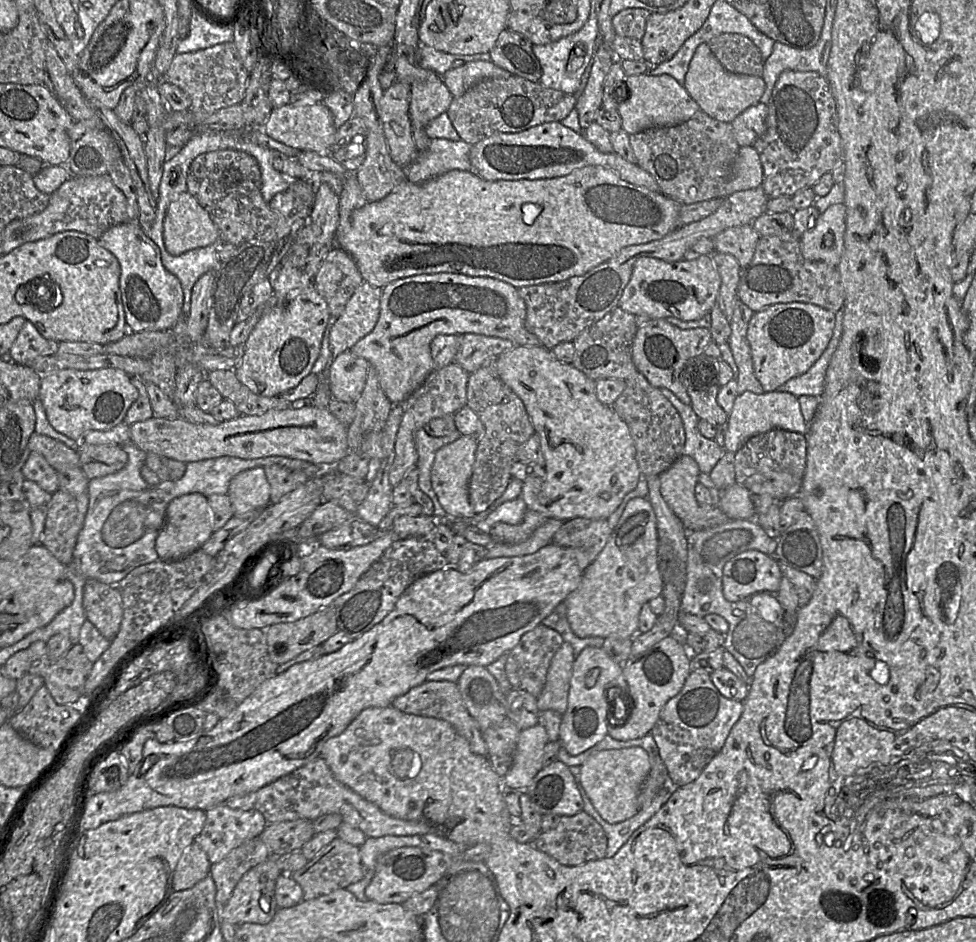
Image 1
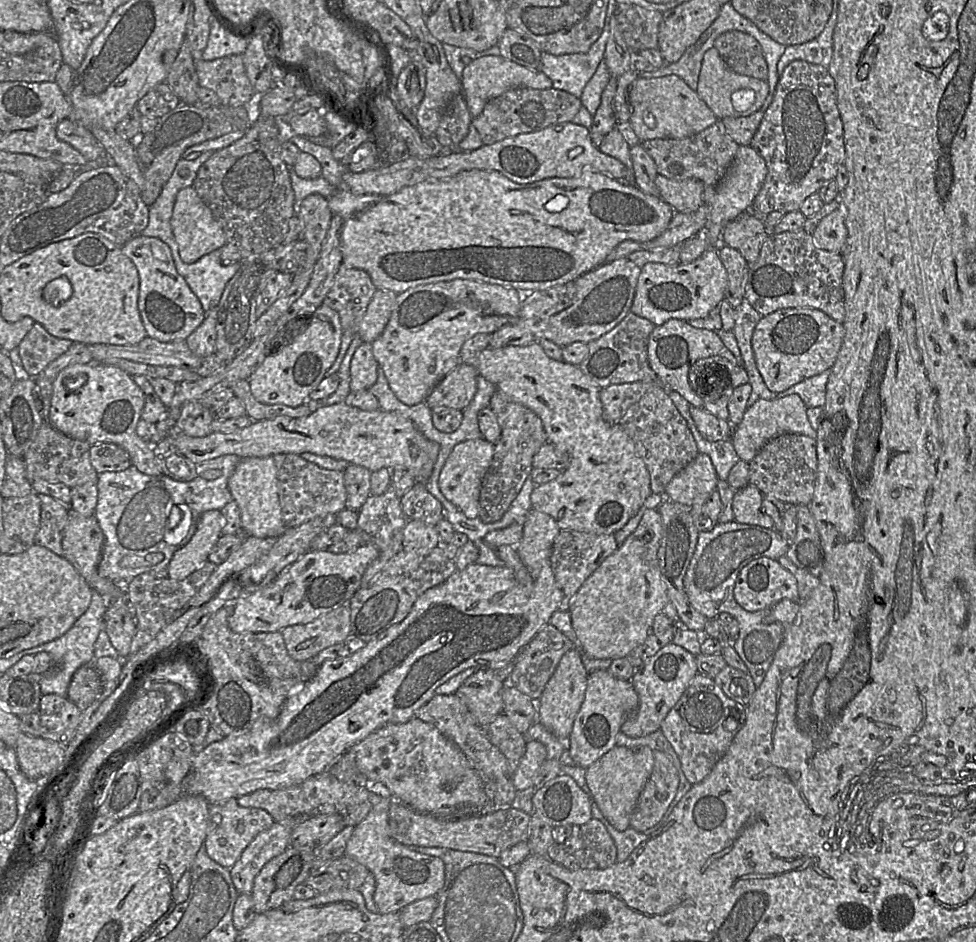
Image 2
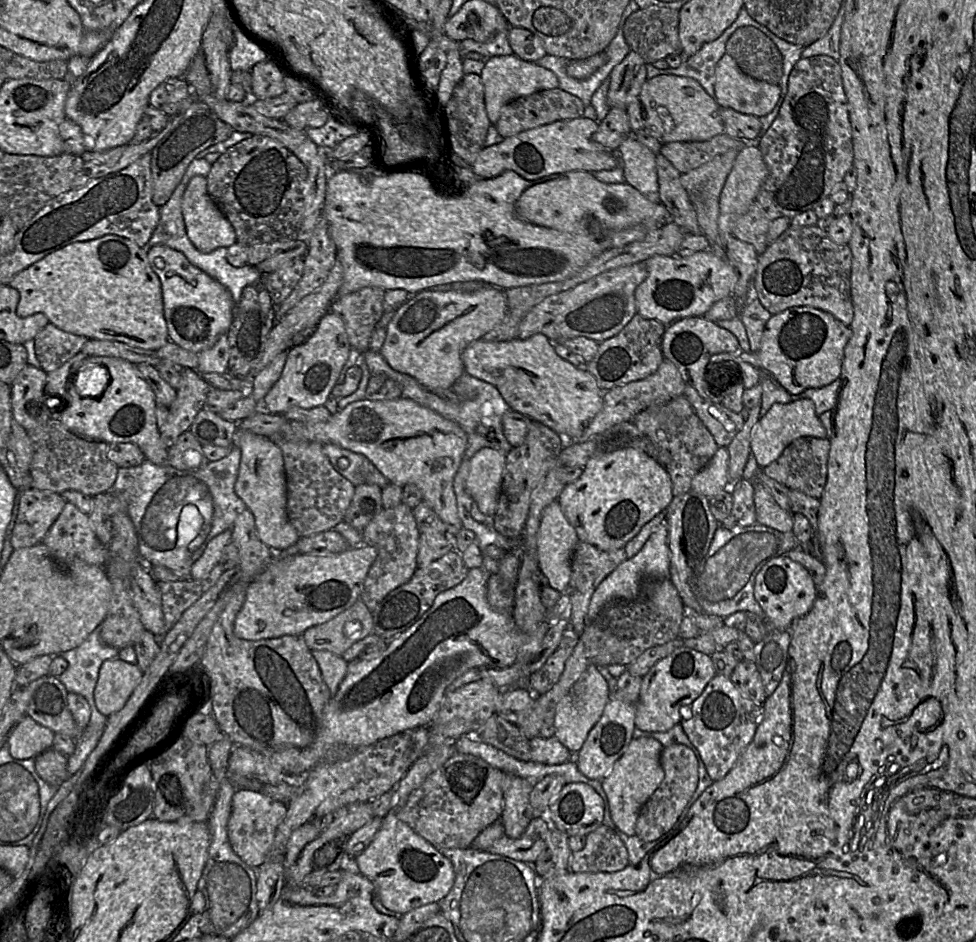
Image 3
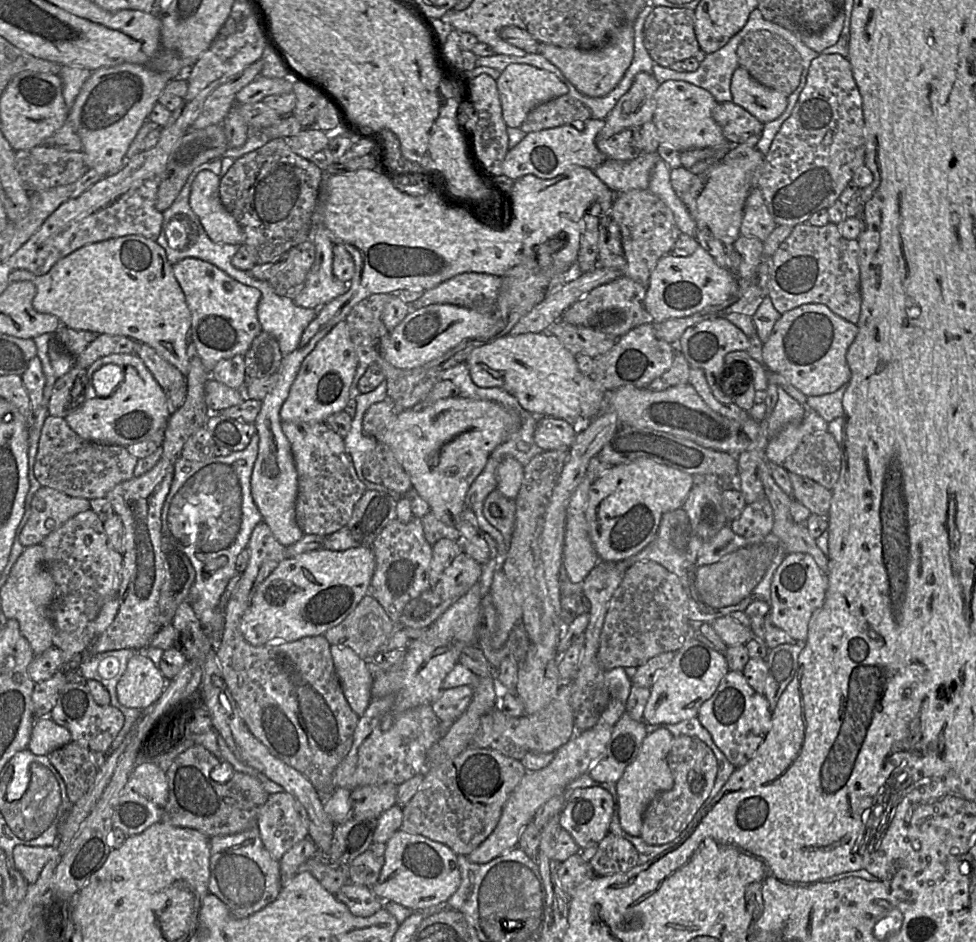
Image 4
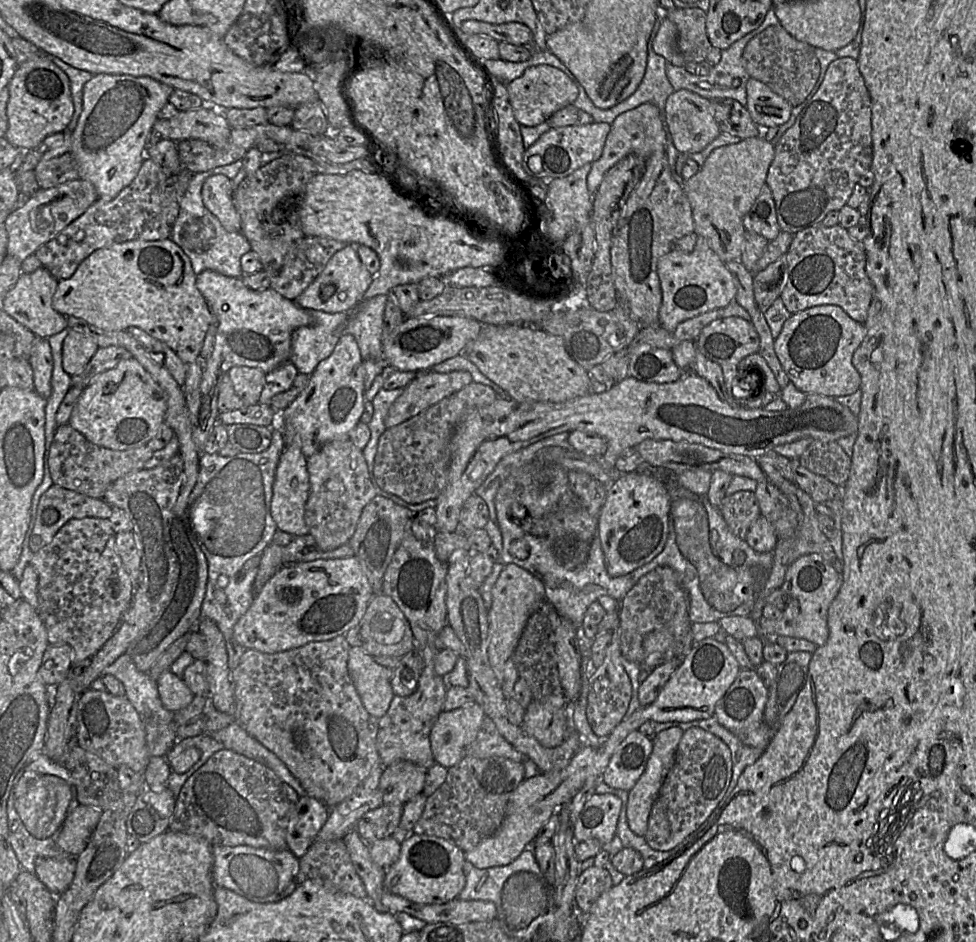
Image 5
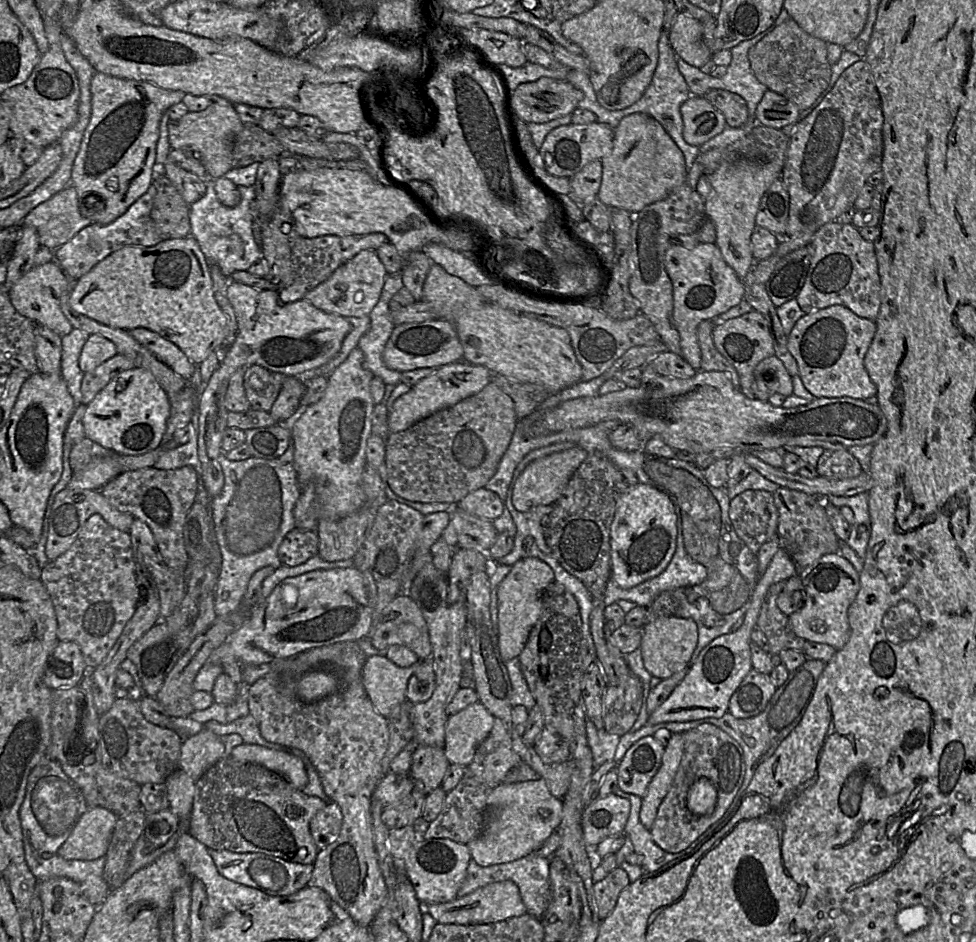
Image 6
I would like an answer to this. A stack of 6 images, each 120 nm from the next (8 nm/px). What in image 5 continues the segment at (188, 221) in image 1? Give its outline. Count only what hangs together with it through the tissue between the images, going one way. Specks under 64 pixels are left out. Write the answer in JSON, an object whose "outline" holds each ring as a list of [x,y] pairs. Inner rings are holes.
{"outline":[[[220,174],[207,178],[201,195],[204,206],[218,218],[228,232],[241,232],[241,219],[233,204],[234,186],[232,181]]]}

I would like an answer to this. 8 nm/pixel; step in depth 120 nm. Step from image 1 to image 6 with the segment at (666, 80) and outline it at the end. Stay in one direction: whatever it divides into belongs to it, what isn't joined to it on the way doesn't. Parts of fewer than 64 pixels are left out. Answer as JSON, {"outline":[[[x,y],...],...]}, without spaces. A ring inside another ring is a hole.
{"outline":[[[691,96],[680,108],[683,138],[693,146],[701,146],[720,134],[727,123],[724,115],[703,96]]]}

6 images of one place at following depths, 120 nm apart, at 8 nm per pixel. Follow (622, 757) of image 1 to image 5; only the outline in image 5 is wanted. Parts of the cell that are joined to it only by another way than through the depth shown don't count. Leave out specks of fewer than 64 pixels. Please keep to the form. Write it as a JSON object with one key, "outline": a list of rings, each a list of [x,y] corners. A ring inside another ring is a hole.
{"outline":[[[679,727],[668,728],[653,737],[653,750],[648,759],[647,766],[635,786],[628,792],[626,815],[629,828],[638,836],[645,836],[651,808],[658,797],[662,784],[670,772],[678,744],[684,731]]]}

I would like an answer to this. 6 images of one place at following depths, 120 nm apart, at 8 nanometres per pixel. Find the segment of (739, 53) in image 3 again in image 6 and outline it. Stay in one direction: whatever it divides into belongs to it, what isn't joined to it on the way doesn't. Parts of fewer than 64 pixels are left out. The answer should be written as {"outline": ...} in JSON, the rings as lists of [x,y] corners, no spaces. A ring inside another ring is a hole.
{"outline":[[[788,18],[752,46],[748,57],[753,73],[762,84],[803,110],[810,107],[829,86],[832,64],[828,60],[827,48],[824,40],[808,34],[795,20]]]}

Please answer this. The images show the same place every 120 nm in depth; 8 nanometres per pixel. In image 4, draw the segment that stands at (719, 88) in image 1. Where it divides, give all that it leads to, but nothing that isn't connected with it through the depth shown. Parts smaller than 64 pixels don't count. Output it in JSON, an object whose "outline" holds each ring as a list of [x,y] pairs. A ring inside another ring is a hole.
{"outline":[[[742,66],[734,71],[730,89],[732,102],[763,124],[777,119],[787,108],[787,96],[762,85]]]}

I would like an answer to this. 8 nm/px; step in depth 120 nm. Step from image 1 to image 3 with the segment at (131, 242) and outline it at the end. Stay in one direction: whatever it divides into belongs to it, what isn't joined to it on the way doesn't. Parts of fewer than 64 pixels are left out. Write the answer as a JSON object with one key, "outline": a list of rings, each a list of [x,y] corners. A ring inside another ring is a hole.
{"outline":[[[163,245],[146,250],[149,264],[161,283],[169,342],[195,354],[212,348],[232,323],[235,302],[229,290],[193,266],[179,251]]]}

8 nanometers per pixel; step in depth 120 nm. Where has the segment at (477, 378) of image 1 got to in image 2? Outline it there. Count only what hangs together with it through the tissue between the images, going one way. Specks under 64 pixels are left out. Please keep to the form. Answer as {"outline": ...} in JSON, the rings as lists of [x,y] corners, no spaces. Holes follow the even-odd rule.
{"outline":[[[499,391],[491,397],[489,407],[496,415],[501,435],[495,443],[493,459],[481,485],[479,517],[486,523],[500,520],[519,494],[533,468],[533,457],[548,442],[539,416],[522,404],[510,400]]]}

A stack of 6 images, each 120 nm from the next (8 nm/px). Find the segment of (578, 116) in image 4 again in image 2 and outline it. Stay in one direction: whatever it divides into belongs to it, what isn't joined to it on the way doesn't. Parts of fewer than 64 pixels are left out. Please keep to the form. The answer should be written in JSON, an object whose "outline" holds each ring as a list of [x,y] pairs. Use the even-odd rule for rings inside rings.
{"outline":[[[512,88],[489,100],[481,114],[473,118],[472,127],[479,133],[483,144],[489,145],[521,133],[535,132],[553,124],[570,122],[580,107],[580,99],[564,90]]]}

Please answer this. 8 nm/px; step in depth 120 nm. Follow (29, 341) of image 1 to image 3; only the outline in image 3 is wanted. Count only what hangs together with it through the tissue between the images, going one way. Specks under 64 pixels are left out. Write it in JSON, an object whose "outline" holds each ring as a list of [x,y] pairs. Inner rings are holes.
{"outline":[[[47,324],[33,339],[39,367],[49,373],[82,351],[88,339],[70,334]]]}

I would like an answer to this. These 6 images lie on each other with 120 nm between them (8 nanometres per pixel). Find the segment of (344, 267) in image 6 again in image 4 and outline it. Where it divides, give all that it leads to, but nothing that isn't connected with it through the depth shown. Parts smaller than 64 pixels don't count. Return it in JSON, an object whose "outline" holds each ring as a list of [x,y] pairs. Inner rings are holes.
{"outline":[[[313,214],[308,240],[315,246],[315,260],[294,303],[302,308],[319,310],[324,304],[344,294],[349,283],[334,276],[332,264],[335,238],[323,223],[314,222]]]}

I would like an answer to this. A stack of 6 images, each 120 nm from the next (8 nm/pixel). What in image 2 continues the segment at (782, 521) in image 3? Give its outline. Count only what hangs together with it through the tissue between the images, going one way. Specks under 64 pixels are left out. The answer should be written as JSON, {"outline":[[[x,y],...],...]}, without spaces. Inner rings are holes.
{"outline":[[[754,485],[736,490],[732,501],[734,521],[773,529],[774,523],[762,507],[764,495]]]}

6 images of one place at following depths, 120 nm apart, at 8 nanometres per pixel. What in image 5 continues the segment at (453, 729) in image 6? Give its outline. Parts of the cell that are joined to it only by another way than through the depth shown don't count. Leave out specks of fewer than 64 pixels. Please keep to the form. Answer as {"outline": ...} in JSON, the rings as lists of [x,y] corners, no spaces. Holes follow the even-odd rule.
{"outline":[[[475,702],[452,711],[442,711],[430,733],[431,751],[435,762],[446,768],[457,765],[466,754],[466,748],[476,739],[485,717],[483,709]]]}

